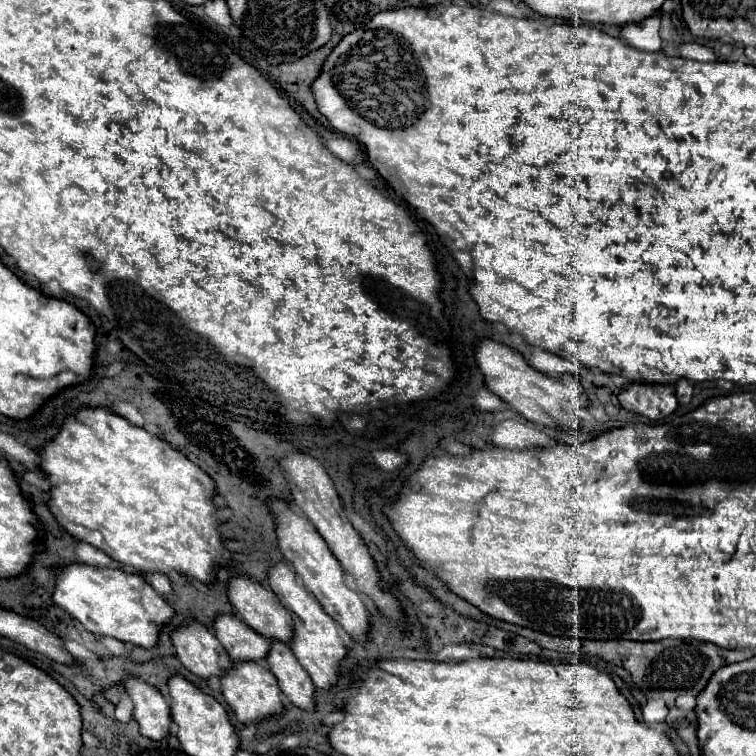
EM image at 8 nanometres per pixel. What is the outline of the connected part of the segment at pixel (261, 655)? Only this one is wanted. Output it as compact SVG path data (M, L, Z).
M220 615L214 623L214 635L232 661L264 661L270 651L270 641L238 617Z

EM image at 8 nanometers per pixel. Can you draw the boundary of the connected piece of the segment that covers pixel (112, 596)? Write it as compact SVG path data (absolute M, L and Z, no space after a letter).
M84 563L62 567L56 575L56 589L52 595L54 603L66 609L78 619L86 631L94 635L114 637L124 643L134 643L142 649L154 649L158 645L160 627L172 617L174 609L160 593L156 593L144 577L120 569L102 569Z

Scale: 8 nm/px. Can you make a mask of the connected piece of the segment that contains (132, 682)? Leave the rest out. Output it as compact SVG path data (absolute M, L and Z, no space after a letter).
M128 679L124 689L134 701L134 719L140 725L140 733L152 741L166 739L170 735L172 715L162 693L140 679Z

